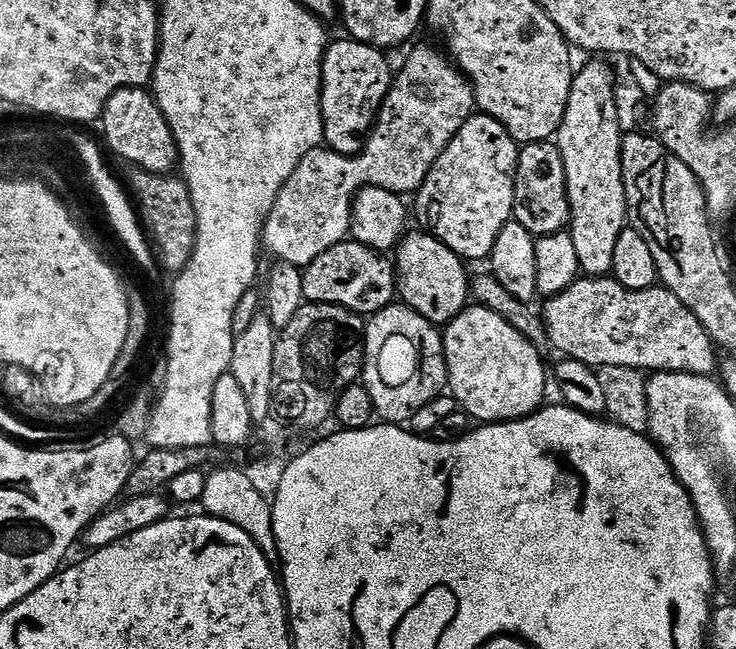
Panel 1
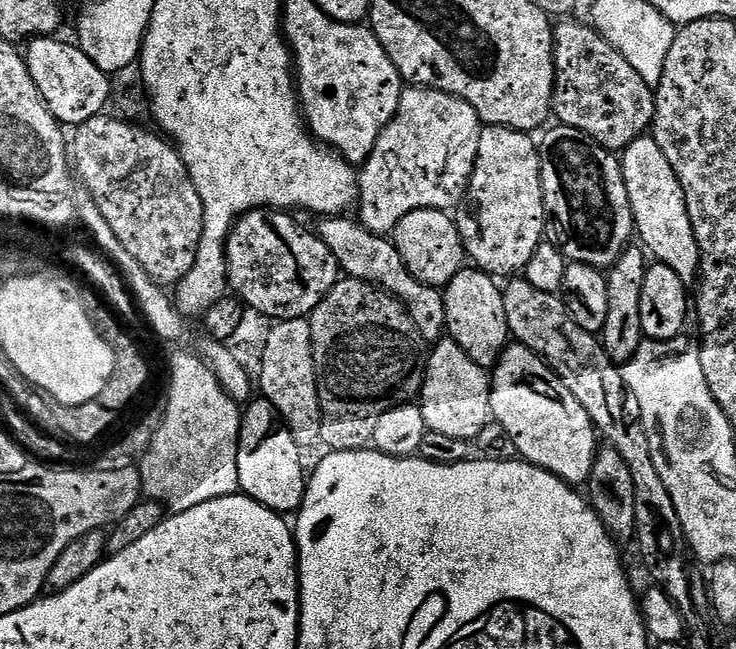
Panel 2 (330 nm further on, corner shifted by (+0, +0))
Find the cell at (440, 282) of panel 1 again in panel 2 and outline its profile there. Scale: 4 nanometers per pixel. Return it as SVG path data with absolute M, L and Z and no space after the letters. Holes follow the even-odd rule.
M465 270L446 285L443 293L447 312L446 328L451 339L485 370L491 369L499 361L510 340L506 296L504 300L499 286L492 280L495 279L483 270Z

